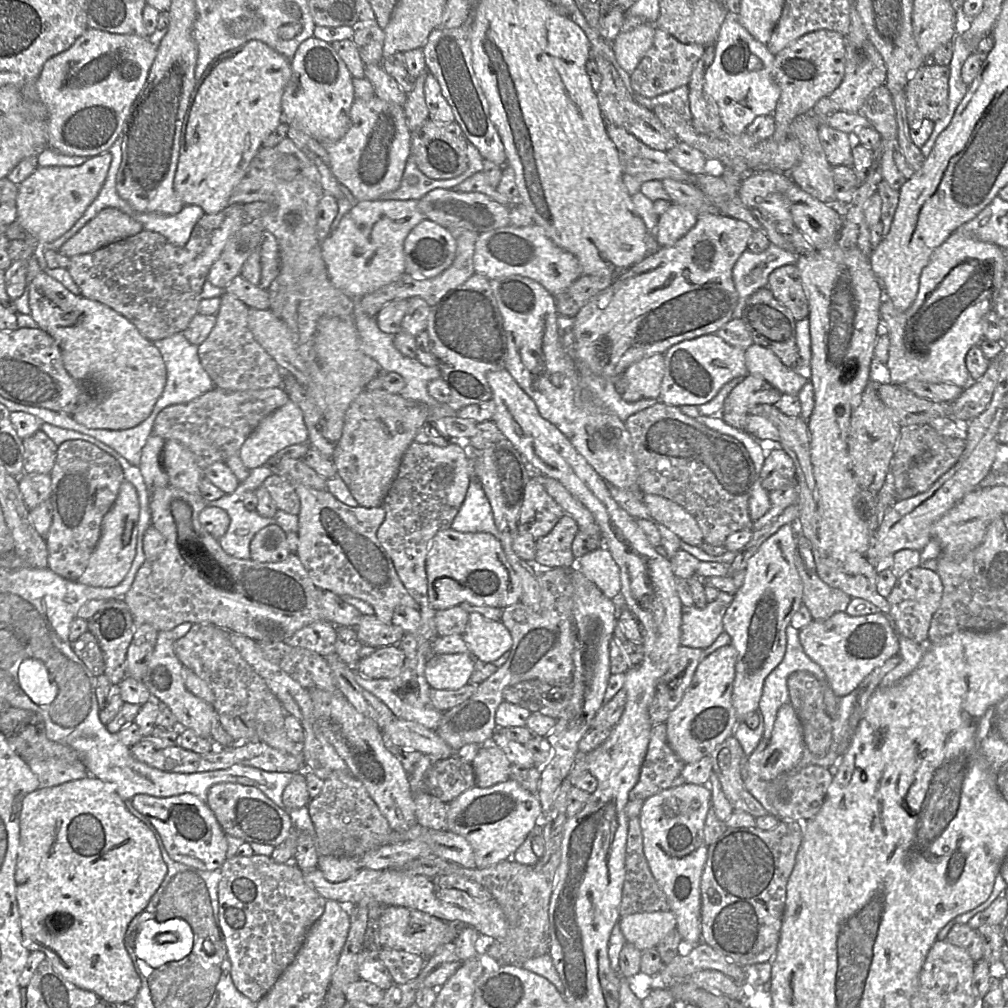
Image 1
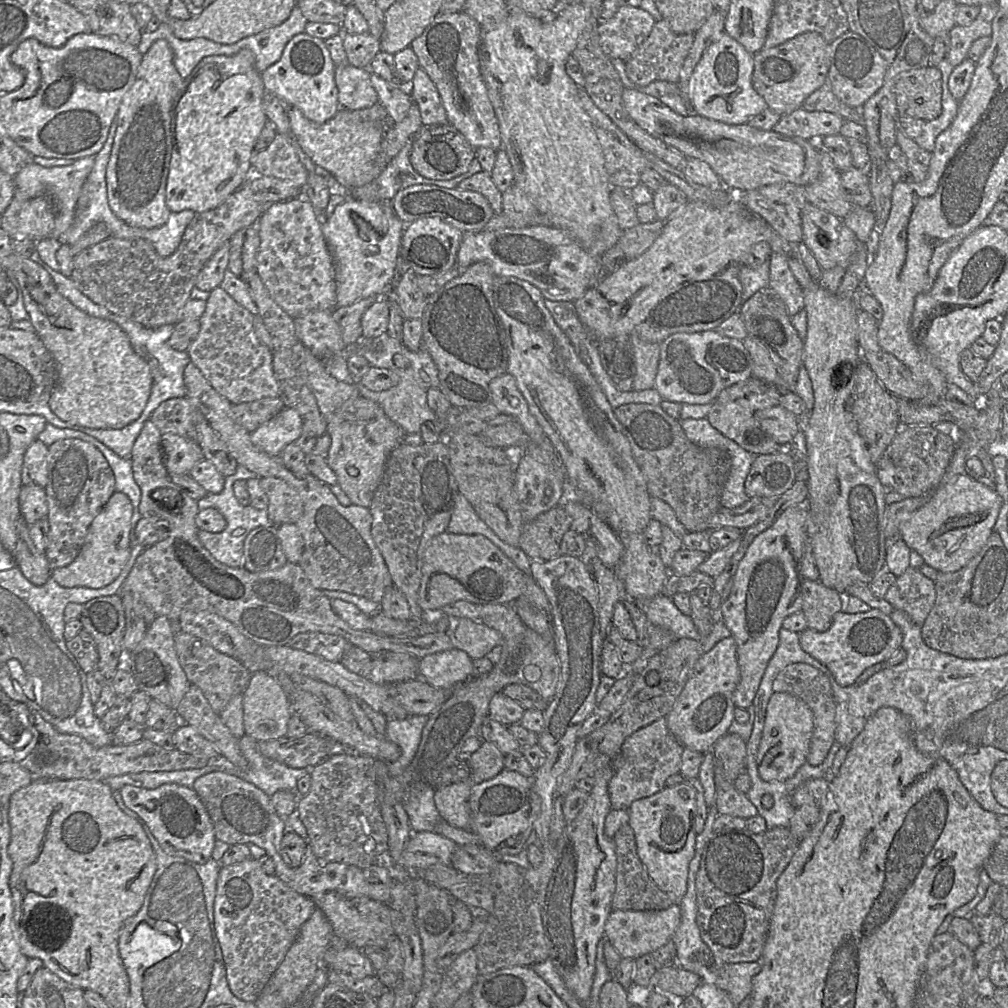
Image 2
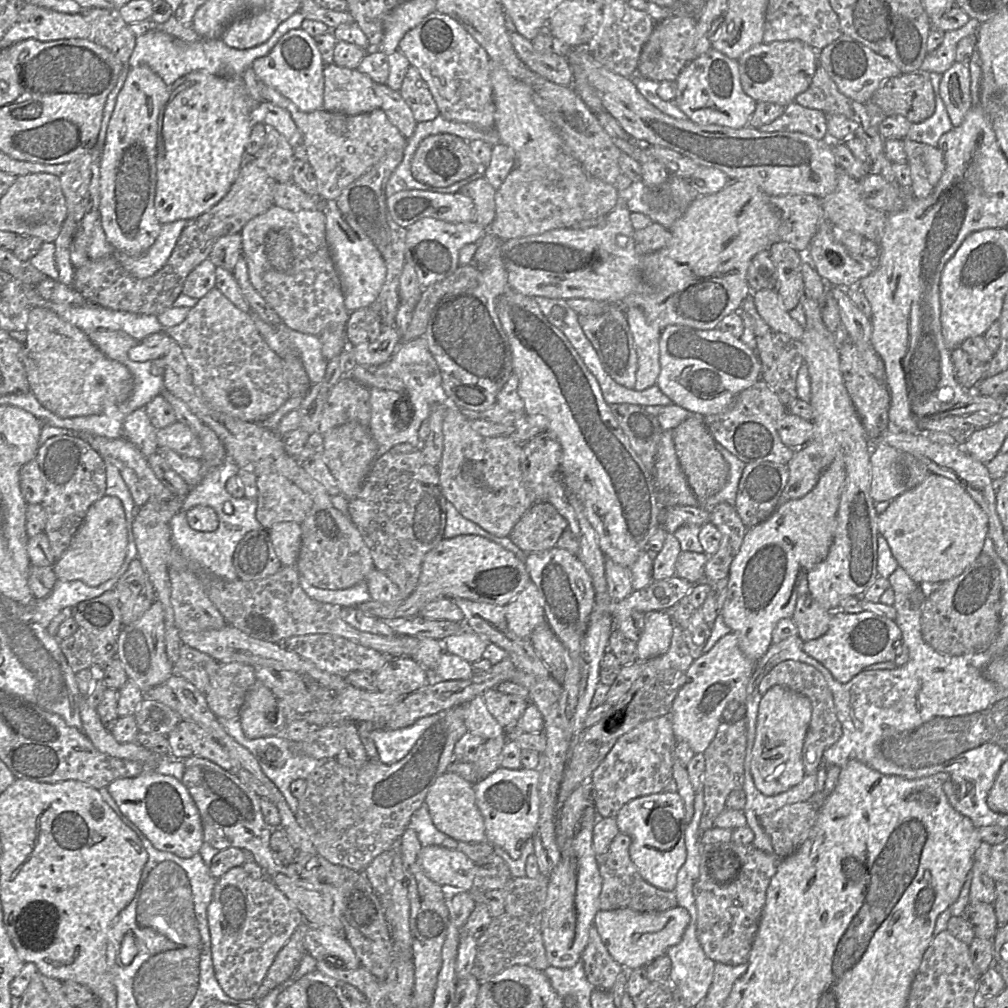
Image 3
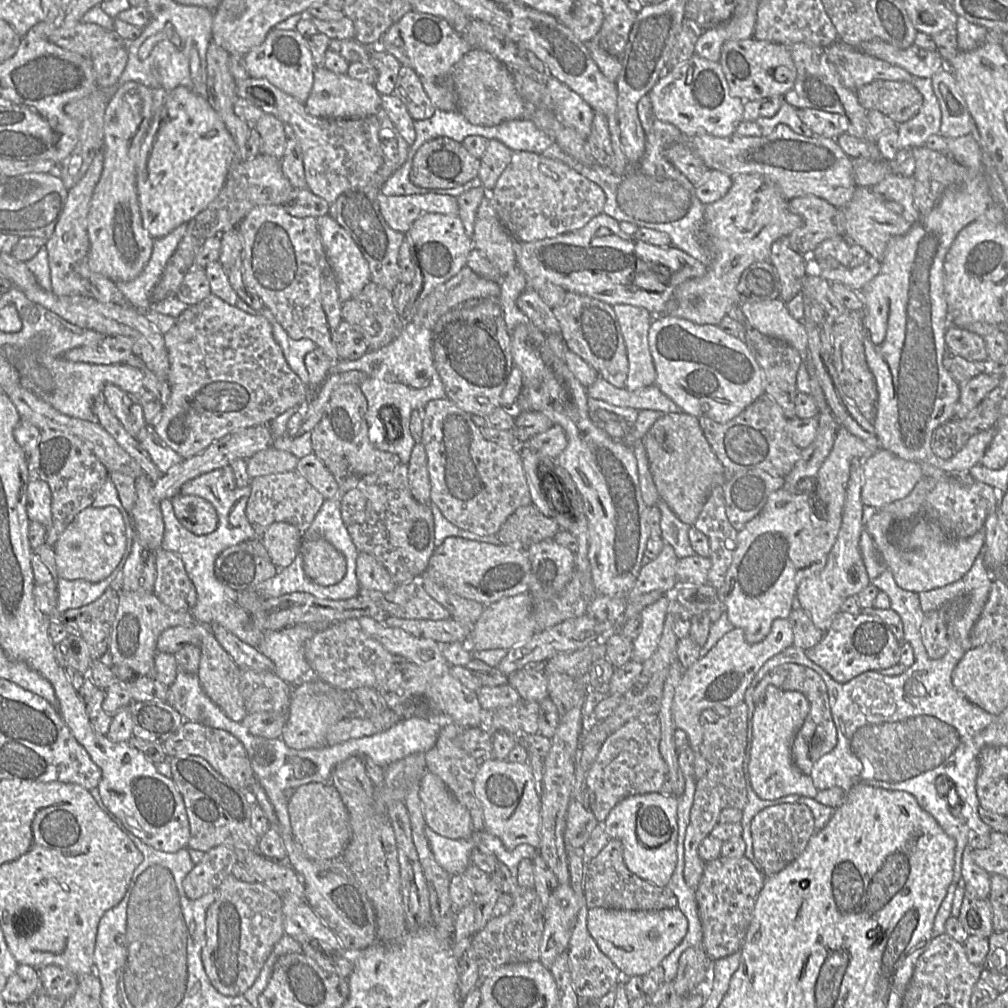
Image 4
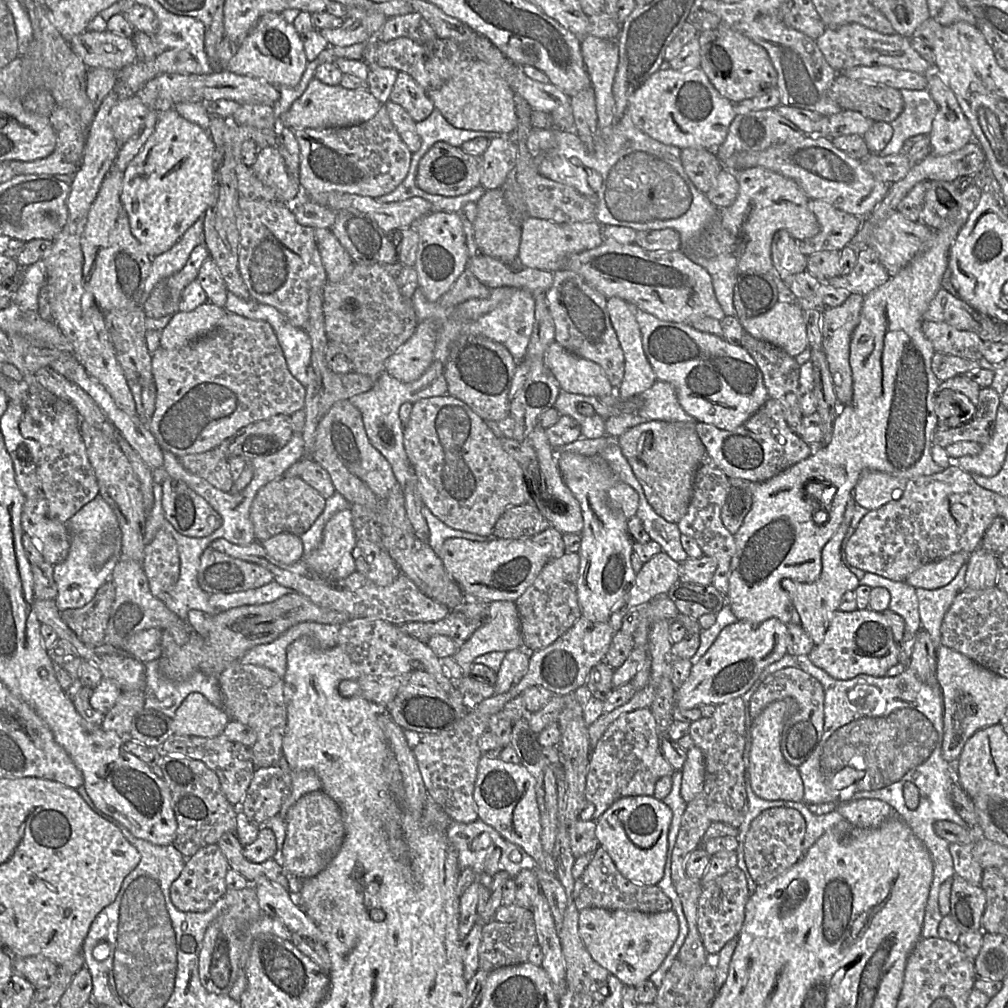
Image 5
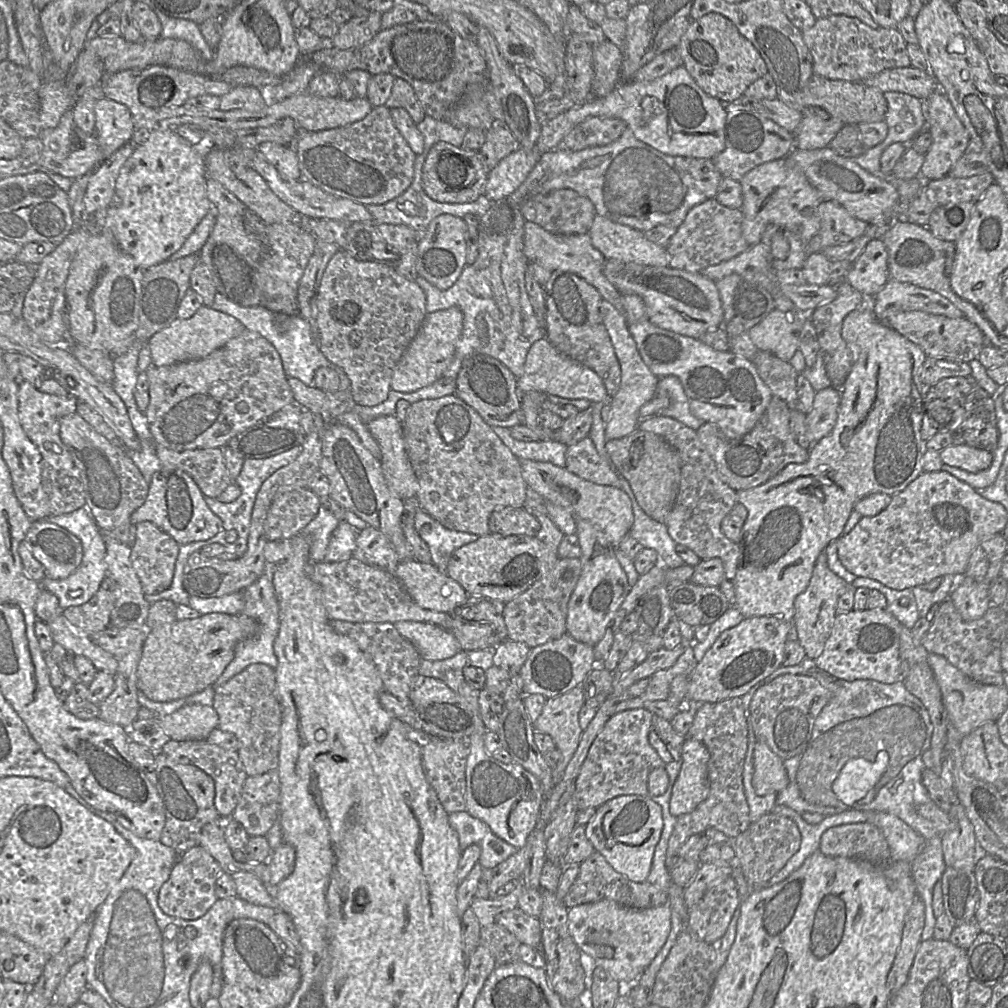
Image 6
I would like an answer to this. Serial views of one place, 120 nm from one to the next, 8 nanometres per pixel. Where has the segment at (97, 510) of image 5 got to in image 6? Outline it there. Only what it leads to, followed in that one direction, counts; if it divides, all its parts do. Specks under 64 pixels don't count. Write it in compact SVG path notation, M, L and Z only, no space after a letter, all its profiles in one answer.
M81 507L68 514L52 516L46 520L65 528L79 538L83 549L83 557L78 568L67 578L55 580L45 577L38 582L40 588L57 596L61 610L70 606L82 605L92 598L108 574L107 564L105 562L106 545L104 535L86 507Z

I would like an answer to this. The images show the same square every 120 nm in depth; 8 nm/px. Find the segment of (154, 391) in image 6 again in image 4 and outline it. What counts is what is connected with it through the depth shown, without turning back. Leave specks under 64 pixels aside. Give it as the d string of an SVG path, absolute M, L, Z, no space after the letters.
M210 294L176 318L174 326L164 334L164 343L170 365L166 379L170 398L151 429L183 460L233 431L269 424L291 407L303 403L308 406L309 388L289 367L273 337L272 326L264 316L250 315Z

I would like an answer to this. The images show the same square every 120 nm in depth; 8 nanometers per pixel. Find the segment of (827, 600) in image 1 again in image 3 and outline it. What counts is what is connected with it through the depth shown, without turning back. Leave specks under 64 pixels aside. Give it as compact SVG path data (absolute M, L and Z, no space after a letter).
M810 594L798 596L792 620L802 641L816 639L825 634L833 613L822 607Z

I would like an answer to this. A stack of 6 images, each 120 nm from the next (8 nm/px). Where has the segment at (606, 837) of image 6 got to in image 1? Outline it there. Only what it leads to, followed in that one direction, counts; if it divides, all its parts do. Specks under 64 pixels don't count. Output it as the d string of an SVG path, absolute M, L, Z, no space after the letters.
M685 782L645 799L638 816L643 836L643 852L650 871L675 916L675 928L681 941L686 943L682 949L691 950L702 942L700 881L708 854L704 825L710 808L711 791L708 785Z

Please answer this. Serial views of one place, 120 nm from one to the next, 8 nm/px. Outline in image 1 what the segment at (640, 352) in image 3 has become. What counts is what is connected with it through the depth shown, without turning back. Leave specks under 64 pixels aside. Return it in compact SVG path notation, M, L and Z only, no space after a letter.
M654 354L632 364L624 375L631 390L640 392L643 398L659 400L664 375L664 354Z

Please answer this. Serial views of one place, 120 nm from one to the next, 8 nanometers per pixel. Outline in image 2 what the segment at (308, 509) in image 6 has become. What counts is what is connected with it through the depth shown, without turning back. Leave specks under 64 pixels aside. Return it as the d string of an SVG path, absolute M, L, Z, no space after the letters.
M277 477L260 478L268 497L266 508L271 524L296 523L304 511L304 502L296 489Z

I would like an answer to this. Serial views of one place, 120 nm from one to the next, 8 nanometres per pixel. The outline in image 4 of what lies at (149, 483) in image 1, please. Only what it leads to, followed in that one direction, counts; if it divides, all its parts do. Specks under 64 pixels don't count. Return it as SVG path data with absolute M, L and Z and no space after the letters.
M107 384L102 397L116 419L133 437L136 438L143 428L151 427L145 422L139 396L127 393L116 385Z

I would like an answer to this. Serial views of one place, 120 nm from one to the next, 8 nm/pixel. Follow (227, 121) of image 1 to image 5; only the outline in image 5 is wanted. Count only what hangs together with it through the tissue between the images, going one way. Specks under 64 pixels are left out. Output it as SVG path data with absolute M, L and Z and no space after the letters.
M170 107L162 109L153 133L125 168L120 200L128 215L132 235L152 259L174 246L214 201L215 152L209 132Z

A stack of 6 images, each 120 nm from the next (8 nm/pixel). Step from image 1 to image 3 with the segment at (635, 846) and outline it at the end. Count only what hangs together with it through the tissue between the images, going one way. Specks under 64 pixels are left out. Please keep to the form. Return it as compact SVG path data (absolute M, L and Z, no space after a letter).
M619 833L602 854L597 863L602 877L602 890L599 896L601 910L632 909L639 912L666 911L678 905L674 891L659 889L646 882L629 855L631 837Z

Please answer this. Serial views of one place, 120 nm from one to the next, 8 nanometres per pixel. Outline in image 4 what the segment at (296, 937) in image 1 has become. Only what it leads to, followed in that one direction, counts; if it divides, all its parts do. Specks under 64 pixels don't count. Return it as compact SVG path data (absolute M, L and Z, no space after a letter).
M232 874L216 892L216 900L206 915L206 942L201 959L211 984L219 993L240 996L255 983L275 944L285 935L282 898L261 882L242 882Z

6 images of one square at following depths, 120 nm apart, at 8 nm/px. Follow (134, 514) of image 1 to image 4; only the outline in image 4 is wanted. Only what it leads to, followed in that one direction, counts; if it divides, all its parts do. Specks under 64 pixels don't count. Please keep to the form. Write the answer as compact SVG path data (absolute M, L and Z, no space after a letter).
M115 506L82 510L68 525L53 547L58 578L84 579L97 583L107 578L118 566L126 549L123 516Z

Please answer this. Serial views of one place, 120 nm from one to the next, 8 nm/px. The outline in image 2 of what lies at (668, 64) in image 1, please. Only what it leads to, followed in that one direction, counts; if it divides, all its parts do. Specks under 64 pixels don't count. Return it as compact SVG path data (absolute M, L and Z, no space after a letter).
M664 19L655 21L648 37L626 61L626 73L638 86L647 86L654 81L678 83L684 61L693 45L694 34L674 33Z

